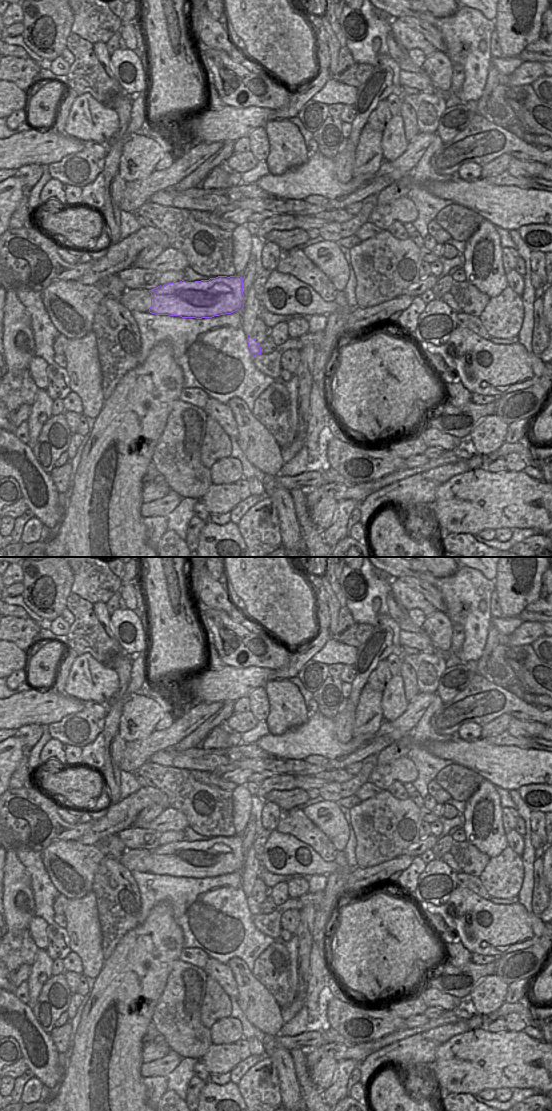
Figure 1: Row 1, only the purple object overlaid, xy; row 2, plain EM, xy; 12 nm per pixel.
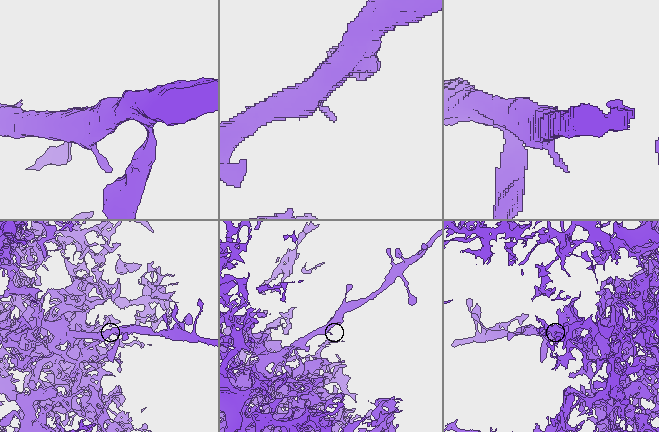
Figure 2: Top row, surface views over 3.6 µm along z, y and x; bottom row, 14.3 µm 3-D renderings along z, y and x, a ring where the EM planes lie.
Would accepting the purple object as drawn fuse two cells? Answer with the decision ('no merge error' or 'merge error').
merge error

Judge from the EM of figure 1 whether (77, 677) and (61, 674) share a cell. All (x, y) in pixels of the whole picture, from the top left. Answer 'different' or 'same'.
different

